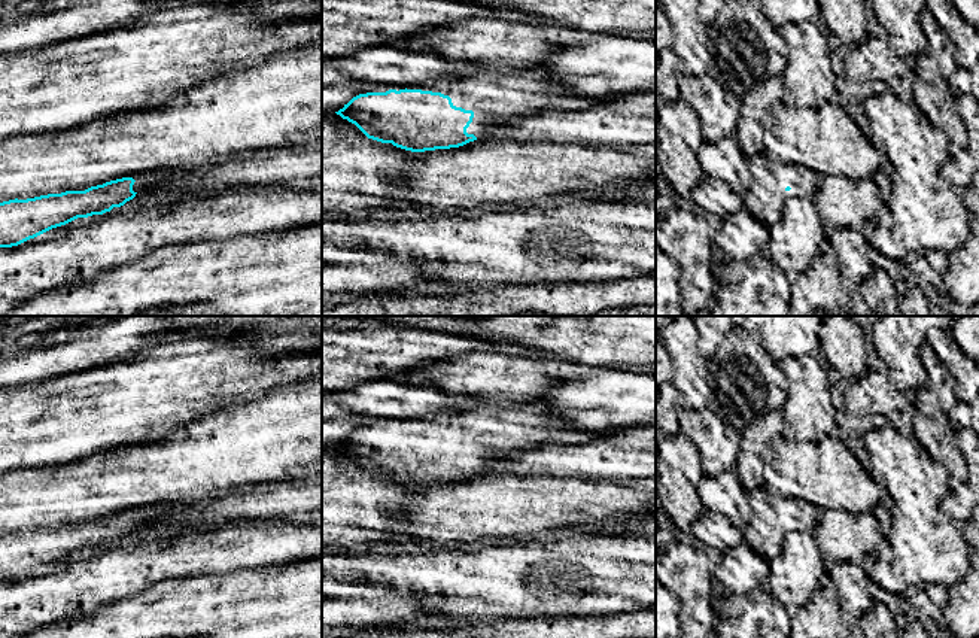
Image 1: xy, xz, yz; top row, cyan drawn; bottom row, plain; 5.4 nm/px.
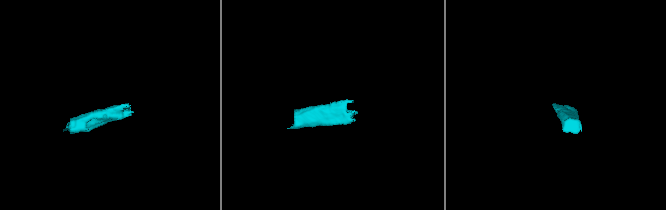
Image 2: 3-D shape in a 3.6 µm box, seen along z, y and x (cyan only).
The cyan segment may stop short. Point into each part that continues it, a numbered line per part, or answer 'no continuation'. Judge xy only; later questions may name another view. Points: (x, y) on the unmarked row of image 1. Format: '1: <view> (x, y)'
1: xy (142, 515)

